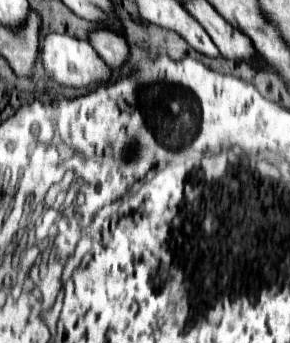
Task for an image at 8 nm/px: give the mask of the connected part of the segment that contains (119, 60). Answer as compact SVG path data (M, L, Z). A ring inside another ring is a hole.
M98 29L90 33L90 45L102 55L102 59L110 67L122 67L130 59L130 47L126 39L118 33L112 33L108 29Z

